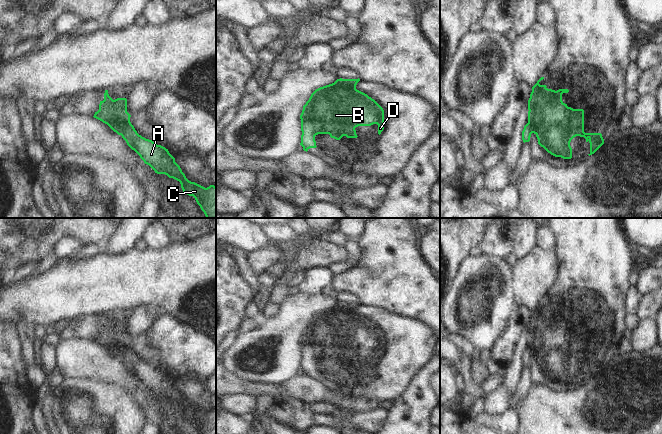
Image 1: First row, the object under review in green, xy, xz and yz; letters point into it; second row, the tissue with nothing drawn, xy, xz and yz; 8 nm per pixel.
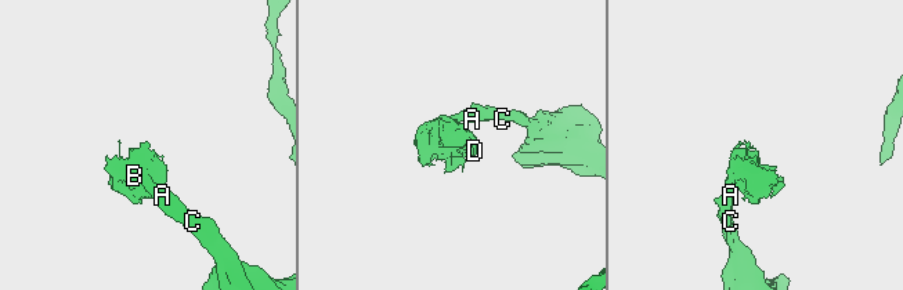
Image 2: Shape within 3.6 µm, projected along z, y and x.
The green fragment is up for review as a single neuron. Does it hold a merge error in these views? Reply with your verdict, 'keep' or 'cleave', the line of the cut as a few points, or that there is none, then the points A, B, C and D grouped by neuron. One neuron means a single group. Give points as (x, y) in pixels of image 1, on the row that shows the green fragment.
cleave; cut xy (132, 125), (123, 125), (119, 129), (119, 133); groups A C / B D

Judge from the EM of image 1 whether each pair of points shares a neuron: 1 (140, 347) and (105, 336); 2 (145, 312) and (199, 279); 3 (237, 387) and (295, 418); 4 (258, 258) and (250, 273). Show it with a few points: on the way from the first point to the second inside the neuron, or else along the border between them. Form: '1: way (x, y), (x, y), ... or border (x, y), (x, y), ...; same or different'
1: way (131, 344), (114, 338); same
2: border (154, 305), (164, 313); different
3: border (275, 399), (295, 398), (299, 400); different
4: border (248, 253), (250, 265), (258, 273); different

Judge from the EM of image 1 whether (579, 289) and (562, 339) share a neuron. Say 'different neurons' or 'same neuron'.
same neuron

